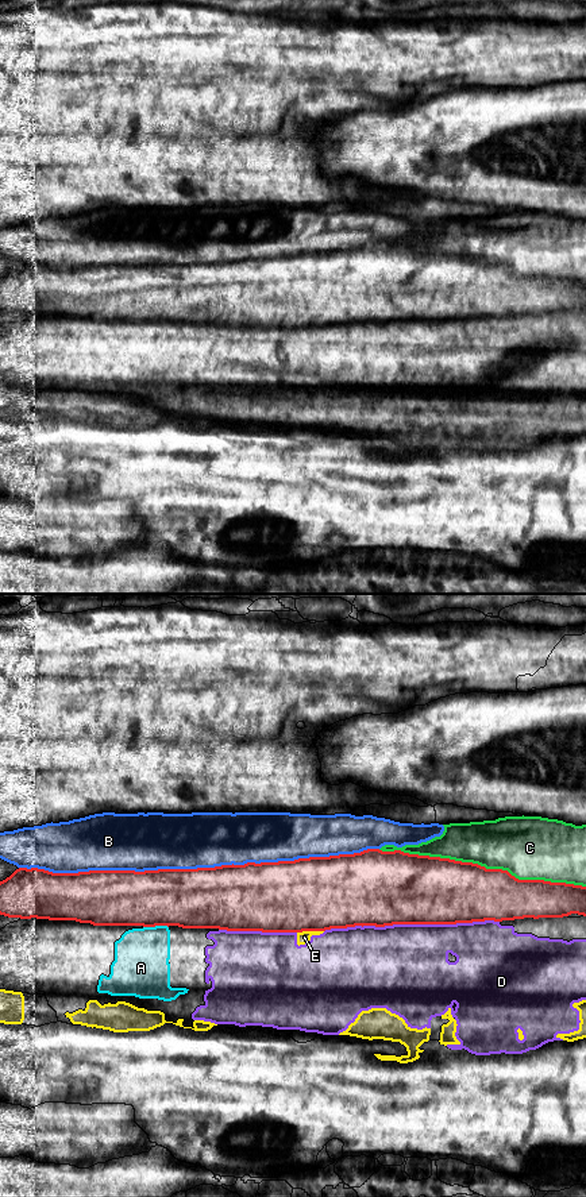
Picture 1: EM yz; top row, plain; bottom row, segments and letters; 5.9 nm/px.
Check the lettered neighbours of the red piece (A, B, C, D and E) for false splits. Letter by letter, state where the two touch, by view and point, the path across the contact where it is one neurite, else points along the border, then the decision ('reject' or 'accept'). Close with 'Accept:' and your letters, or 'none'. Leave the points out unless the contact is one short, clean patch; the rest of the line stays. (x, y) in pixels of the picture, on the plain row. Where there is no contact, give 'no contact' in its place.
A: contact yz (155, 320); reject
B: contact yz (199, 263); reject
C: contact yz (482, 262); reject
D: contact yz (411, 319); reject
E: contact yz (309, 325); border yz (323, 325), (303, 325), (297, 328); reject
Accept: none

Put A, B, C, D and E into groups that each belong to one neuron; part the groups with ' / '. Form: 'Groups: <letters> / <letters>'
Groups: A D / B / C / E

